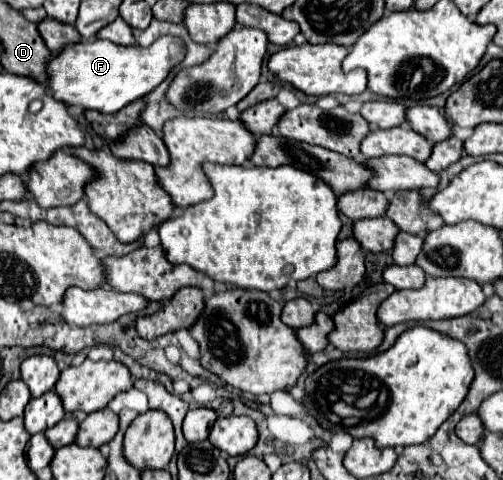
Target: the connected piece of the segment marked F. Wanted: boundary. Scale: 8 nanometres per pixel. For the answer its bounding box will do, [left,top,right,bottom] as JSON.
[47,36,187,114]

